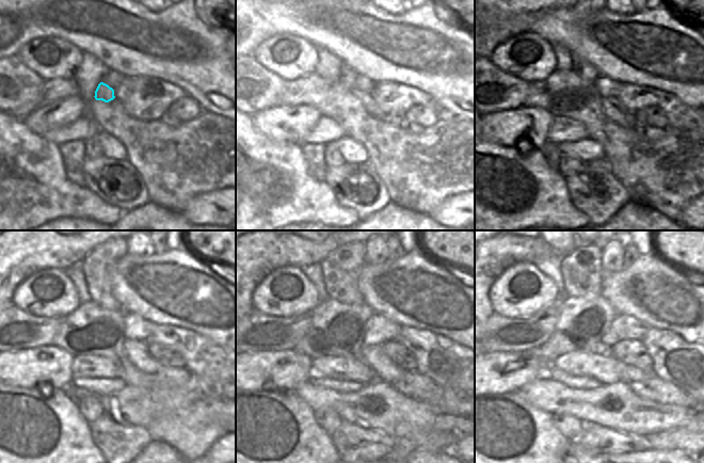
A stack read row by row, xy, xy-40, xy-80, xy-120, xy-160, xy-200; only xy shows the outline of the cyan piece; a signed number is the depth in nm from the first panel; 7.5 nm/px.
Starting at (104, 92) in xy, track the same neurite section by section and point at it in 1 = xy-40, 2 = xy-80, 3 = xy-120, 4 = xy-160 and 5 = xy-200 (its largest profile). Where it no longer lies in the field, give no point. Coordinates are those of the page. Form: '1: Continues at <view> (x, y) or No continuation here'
1: Continues at xy-40 (347, 77)
2: Continues at xy-80 (585, 69)
3: Continues at xy-120 (96, 267)
4: Continues at xy-160 (341, 267)
5: Continues at xy-200 (581, 273)

